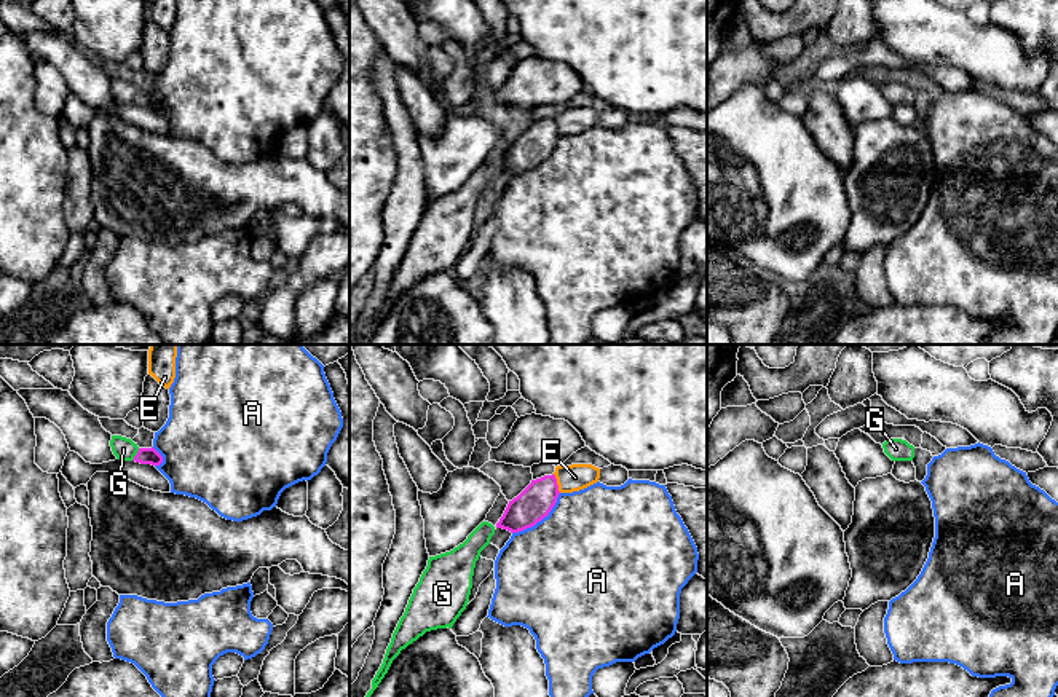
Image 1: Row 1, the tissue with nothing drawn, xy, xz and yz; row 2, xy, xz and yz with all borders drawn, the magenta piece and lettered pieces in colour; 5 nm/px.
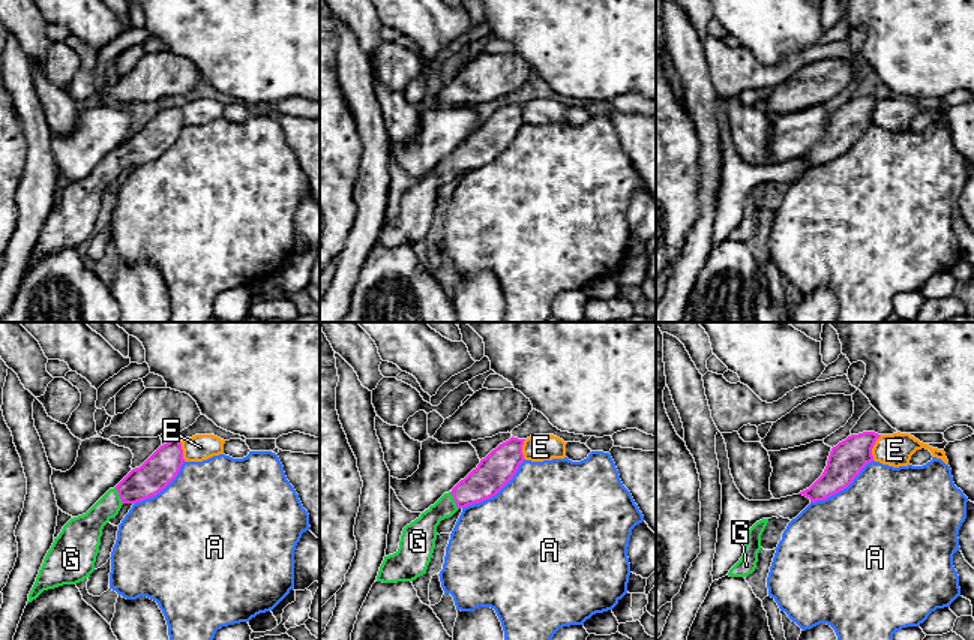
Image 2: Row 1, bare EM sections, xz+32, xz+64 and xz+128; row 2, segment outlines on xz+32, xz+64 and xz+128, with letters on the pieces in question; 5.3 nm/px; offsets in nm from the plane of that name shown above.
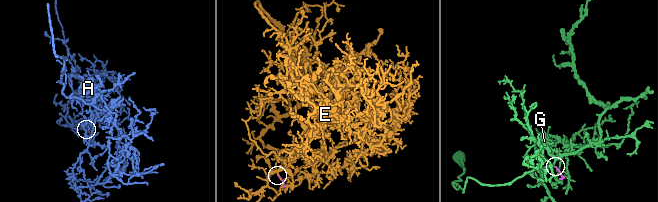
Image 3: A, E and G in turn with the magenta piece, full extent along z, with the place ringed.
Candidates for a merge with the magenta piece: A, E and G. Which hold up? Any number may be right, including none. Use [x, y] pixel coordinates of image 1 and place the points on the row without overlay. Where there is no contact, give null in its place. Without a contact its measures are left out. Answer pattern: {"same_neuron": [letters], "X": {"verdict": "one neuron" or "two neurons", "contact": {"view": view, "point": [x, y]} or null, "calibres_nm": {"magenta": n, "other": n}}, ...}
{"same_neuron": ["G"], "A": {"verdict": "two neurons", "contact": {"view": "xz", "point": [540, 163]}, "calibres_nm": {"magenta": 170, "other": 500}}, "E": {"verdict": "two neurons", "contact": {"view": "xz", "point": [556, 126]}, "calibres_nm": {"magenta": 170, "other": 140}}, "G": {"verdict": "one neuron", "contact": {"view": "xy", "point": [136, 98]}, "calibres_nm": {"magenta": 80, "other": 110}}}

